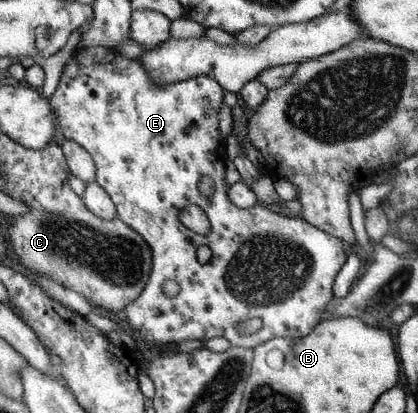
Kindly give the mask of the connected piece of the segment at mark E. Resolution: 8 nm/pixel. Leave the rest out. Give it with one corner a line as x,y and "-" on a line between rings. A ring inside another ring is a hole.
97,46
77,49
75,53
72,52
68,62
64,65
54,93
47,99
53,111
52,118
55,121
55,126
60,138
73,140
88,152
94,163
94,181
98,186
101,186
110,197
113,207
115,208
116,217
119,217
121,221
124,221
124,224
127,224
132,230
135,230
144,239
148,248
151,249
151,269
148,280
142,292
140,292
130,304
125,306
124,314
126,315
126,322
128,322
127,326
129,326
132,331
136,330
150,346
167,351
166,353
178,352
178,350
175,350
174,345
178,345
184,341
202,342
214,337
225,338
231,346
253,349
255,346
269,341
274,337
298,339
307,336
312,331
312,328
322,319
322,316
324,316
324,309
333,298
330,290
332,280
334,280
338,268
344,263
349,252
348,247
338,240
338,238
329,236
326,232
314,228
314,226
305,222
300,216
287,212
285,215
281,216
278,212
275,213
268,210
268,208
264,208
260,202
257,202
249,209
239,209
228,200
228,186
225,181
227,148
225,138
220,135
217,129
216,117
219,109
218,106
222,104
223,93
224,91
218,86
215,80
203,76
186,79
185,81
165,85
164,87
158,87
150,81
149,75
136,59
126,59
111,48
-
204,175
211,178
212,182
214,182
214,192
207,198
200,196
200,192
198,192
198,182
200,182
200,178
-
187,204
198,205
204,210
210,224
210,231
206,236
197,235
180,223
178,210
-
202,244
205,244
210,249
211,258
205,265
201,266
196,259
196,249
-
166,280
174,280
180,287
180,291
176,294
176,297
168,298
168,296
164,296
162,293
162,282
166,282
-
250,318
260,318
261,329
254,333
240,334
236,326
238,326
240,322
244,322
244,320
250,320

